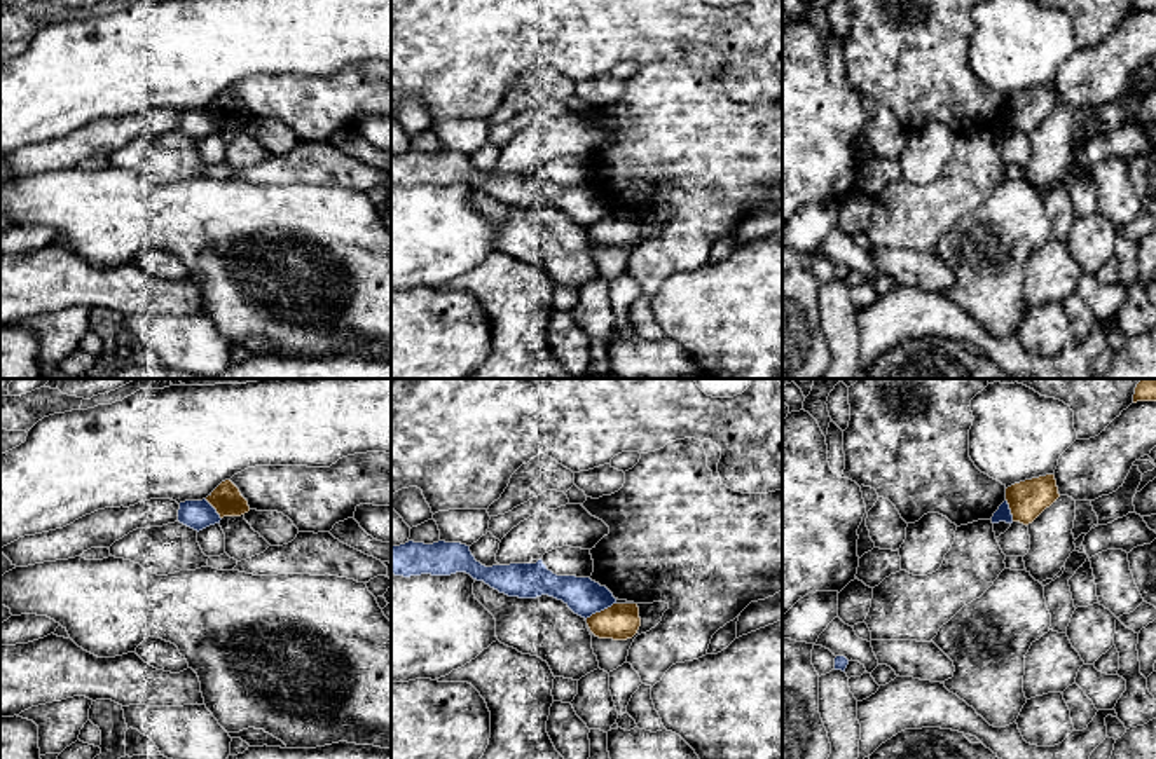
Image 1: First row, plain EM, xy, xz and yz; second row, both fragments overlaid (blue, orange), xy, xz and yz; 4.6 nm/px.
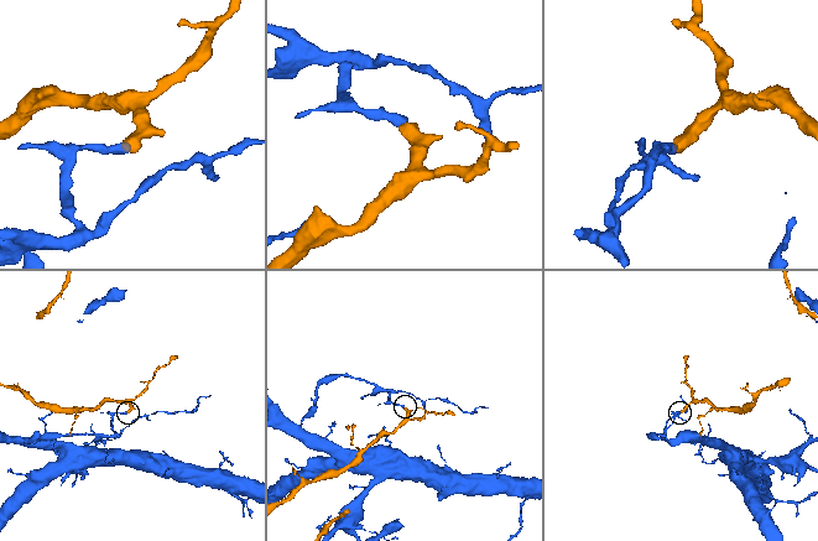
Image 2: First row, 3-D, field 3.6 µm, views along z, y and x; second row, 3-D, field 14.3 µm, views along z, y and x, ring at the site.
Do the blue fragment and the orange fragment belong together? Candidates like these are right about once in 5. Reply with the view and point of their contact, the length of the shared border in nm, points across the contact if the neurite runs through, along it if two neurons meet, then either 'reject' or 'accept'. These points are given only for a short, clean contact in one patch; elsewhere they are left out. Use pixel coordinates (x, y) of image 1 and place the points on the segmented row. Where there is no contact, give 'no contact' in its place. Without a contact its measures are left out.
meets blue in xz at (599, 611); contact 160 nm long; border along xz (615, 602), (585, 618); reject

